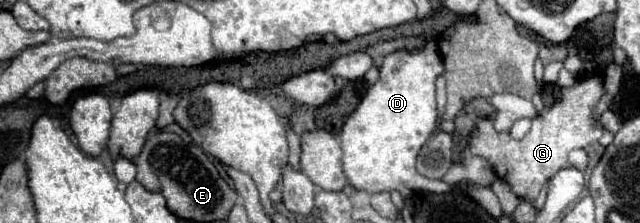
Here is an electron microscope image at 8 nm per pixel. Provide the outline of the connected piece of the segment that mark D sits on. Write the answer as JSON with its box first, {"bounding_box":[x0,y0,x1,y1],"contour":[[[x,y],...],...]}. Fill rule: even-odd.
{"bounding_box":[341,40,453,198],"contour":[[[427,40],[421,50],[399,48],[385,56],[379,80],[367,90],[357,110],[341,130],[343,172],[353,188],[365,192],[399,190],[403,198],[413,192],[449,192],[453,186],[423,178],[415,170],[415,158],[437,126],[435,82],[445,74],[443,56],[435,40]]]}

